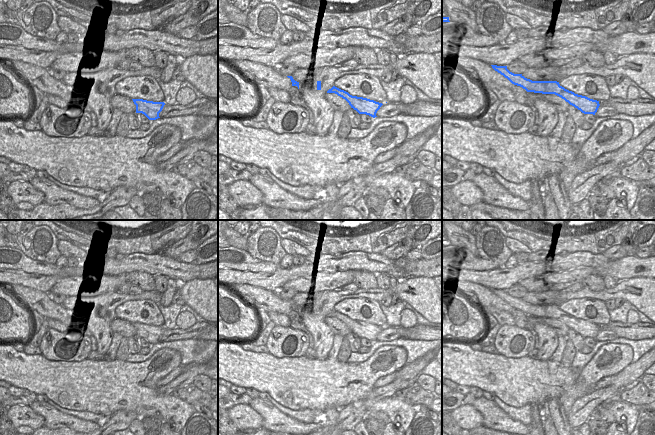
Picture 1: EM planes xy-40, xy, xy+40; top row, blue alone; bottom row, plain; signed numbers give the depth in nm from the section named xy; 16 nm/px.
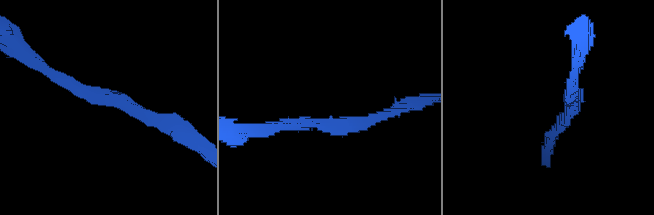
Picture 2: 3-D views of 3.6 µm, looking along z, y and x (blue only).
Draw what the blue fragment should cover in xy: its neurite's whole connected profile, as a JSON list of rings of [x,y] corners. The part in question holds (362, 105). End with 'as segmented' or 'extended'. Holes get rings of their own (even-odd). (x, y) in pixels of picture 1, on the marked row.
[[[335,86],[327,91],[327,93],[335,93],[338,96],[345,99],[351,108],[356,110],[359,114],[366,114],[373,118],[377,117],[376,113],[383,105],[382,103],[376,102],[363,97],[352,96],[348,92],[341,90]]] | as segmented

